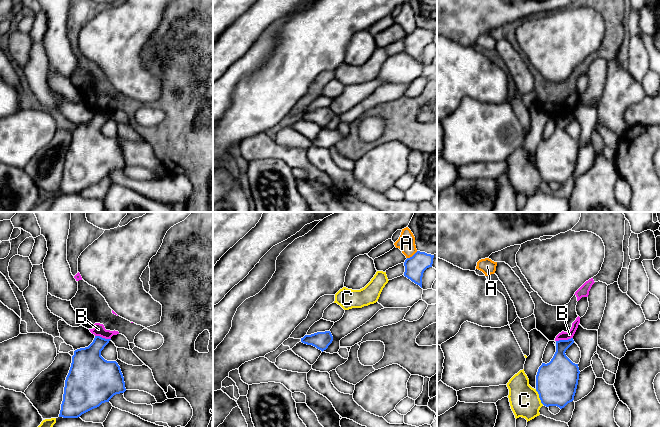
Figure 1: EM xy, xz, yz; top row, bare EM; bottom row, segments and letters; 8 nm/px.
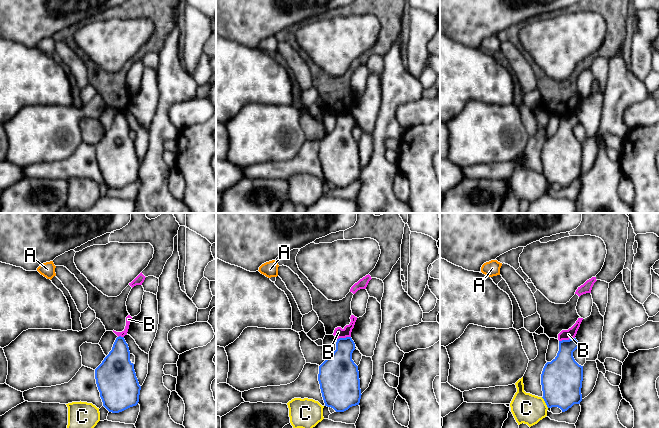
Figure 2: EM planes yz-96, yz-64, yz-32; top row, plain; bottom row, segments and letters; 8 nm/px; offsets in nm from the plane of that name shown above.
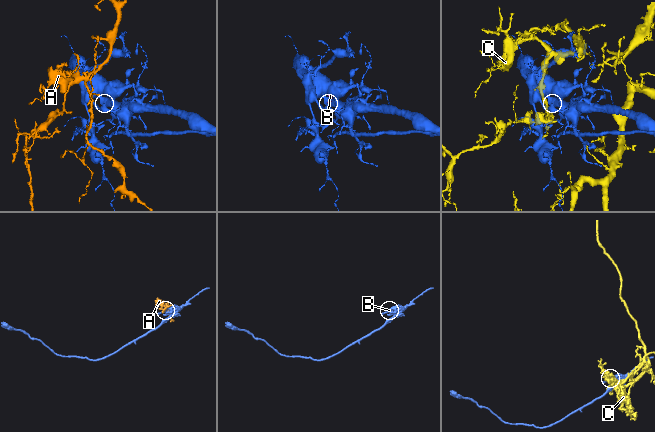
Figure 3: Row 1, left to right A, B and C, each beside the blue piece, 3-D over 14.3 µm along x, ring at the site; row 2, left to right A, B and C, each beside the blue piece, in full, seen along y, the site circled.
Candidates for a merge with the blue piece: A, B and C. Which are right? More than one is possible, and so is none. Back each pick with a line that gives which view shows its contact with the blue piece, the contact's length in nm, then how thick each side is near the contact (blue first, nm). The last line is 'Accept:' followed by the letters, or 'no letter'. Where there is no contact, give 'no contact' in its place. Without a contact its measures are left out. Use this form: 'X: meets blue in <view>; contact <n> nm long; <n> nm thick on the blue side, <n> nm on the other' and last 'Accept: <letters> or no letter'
Accept: no letter

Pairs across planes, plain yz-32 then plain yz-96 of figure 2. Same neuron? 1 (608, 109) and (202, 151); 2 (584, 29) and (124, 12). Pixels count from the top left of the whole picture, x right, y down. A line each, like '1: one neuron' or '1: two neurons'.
1: two neurons
2: two neurons

